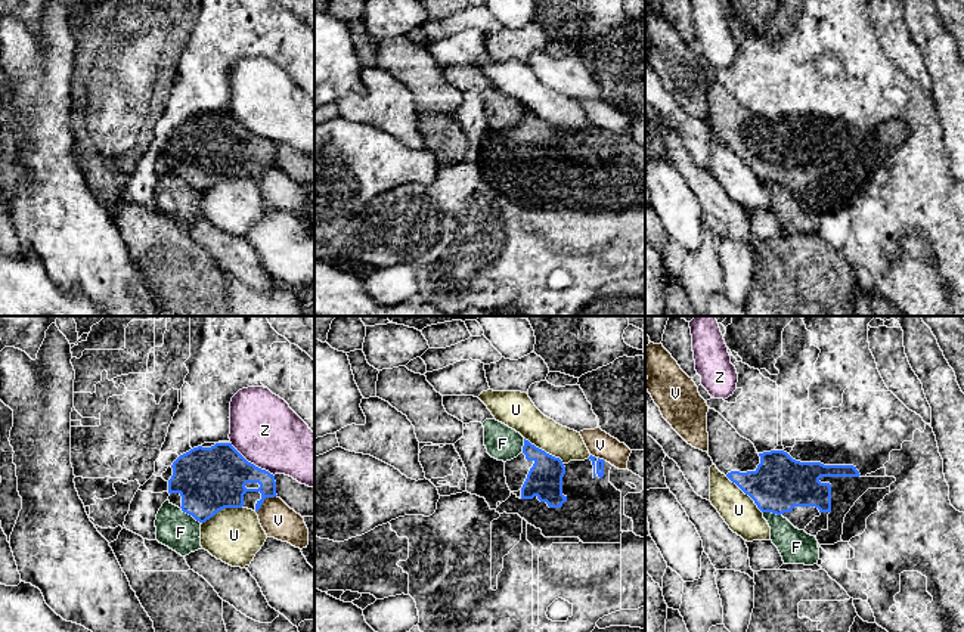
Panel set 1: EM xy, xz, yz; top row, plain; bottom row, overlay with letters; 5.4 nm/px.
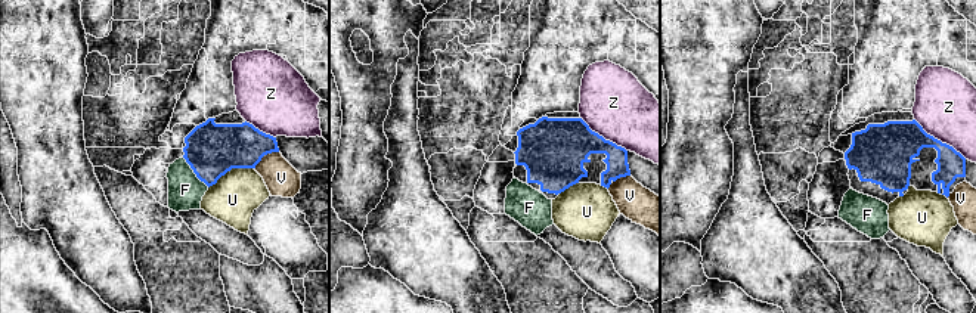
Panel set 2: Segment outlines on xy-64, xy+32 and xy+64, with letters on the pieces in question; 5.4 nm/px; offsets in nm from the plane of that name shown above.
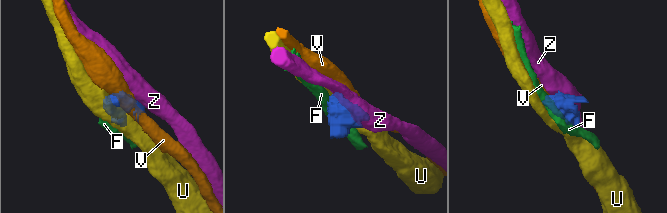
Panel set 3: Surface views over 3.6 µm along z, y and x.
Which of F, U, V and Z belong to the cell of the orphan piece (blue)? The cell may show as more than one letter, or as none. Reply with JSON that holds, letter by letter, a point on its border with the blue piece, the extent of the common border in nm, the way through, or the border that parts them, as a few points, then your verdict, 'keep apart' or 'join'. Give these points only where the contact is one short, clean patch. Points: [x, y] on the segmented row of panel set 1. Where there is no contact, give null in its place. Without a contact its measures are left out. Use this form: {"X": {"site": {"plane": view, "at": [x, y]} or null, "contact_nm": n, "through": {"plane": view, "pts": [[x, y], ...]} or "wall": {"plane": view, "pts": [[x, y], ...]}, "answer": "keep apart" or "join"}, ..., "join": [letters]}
{"F": {"site": {"plane": "xy", "at": [189, 514]}, "contact_nm": 140, "answer": "keep apart"}, "U": {"site": {"plane": "xz", "at": [544, 451]}, "contact_nm": 260, "answer": "keep apart"}, "V": {"site": {"plane": "xy", "at": [264, 498]}, "contact_nm": 150, "answer": "keep apart"}, "Z": {"site": {"plane": "xy", "at": [250, 462]}, "contact_nm": 300, "answer": "keep apart"}, "join": []}

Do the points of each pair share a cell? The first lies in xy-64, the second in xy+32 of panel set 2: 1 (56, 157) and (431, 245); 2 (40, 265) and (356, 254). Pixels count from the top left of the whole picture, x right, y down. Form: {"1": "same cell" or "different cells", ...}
{"1": "same cell", "2": "different cells"}

